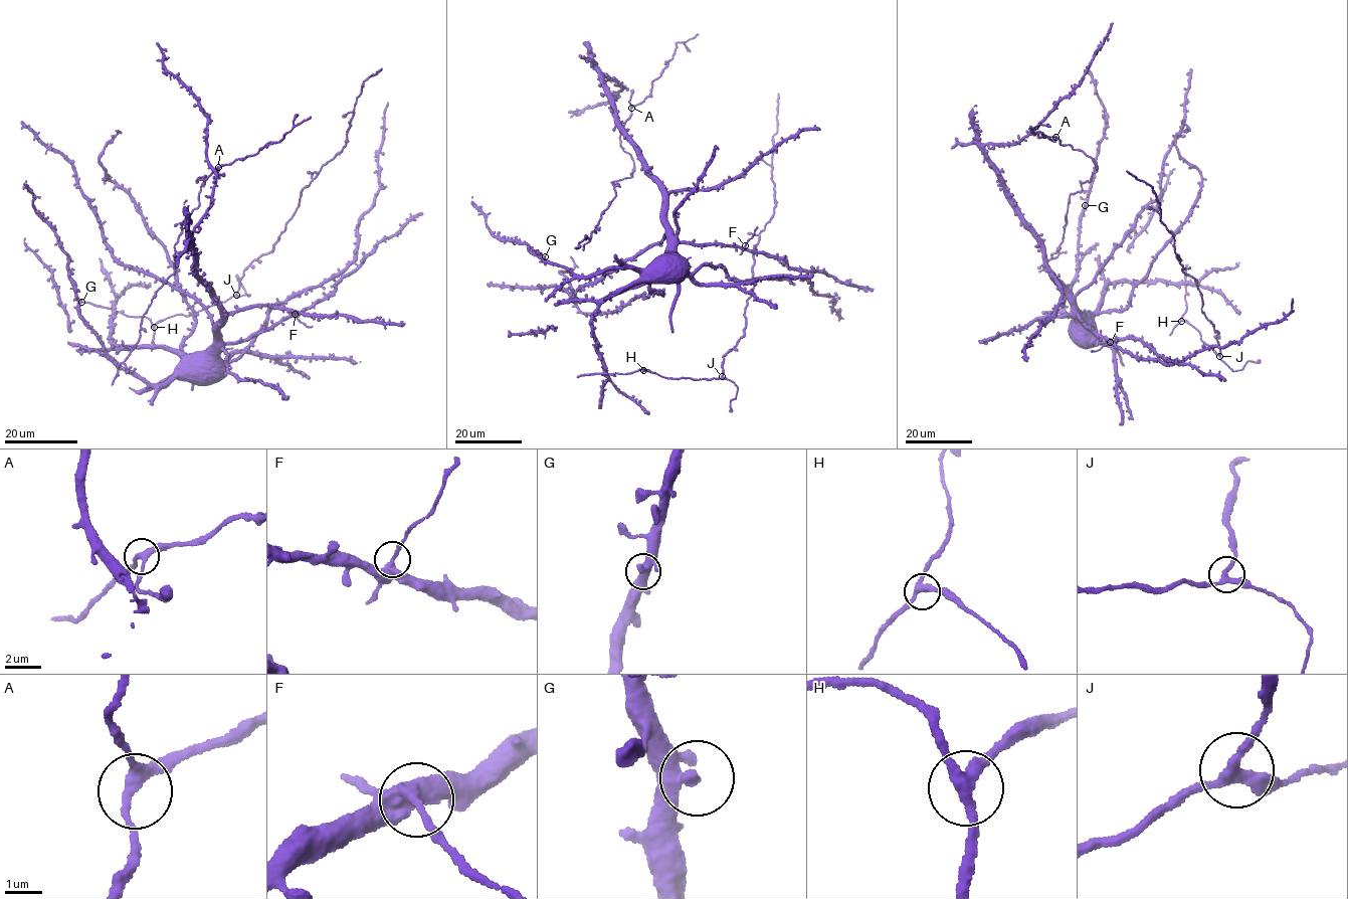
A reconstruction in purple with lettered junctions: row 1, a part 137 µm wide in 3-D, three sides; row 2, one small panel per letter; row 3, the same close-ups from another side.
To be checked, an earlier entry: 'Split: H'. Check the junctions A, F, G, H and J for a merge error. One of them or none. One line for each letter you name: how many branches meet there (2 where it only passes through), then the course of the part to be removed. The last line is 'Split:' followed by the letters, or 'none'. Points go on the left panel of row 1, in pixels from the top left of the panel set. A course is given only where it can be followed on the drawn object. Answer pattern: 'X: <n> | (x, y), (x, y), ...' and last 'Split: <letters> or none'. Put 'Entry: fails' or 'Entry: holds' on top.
Entry: fails
F: 3 | (294, 314), (308, 327), (312, 326)
Split: F

